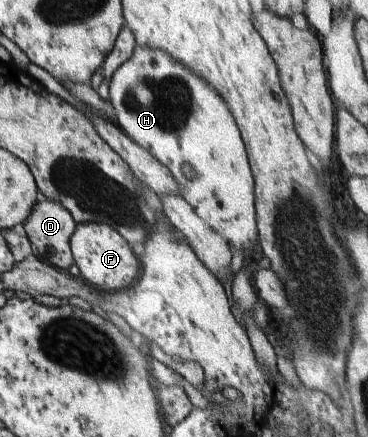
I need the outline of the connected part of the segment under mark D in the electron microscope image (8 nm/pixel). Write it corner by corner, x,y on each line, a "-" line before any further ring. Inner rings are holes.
49,199
36,202
30,215
23,221
23,226
27,238
31,241
32,255
44,260
47,264
58,267
58,269
68,269
75,263
71,252
70,238
77,223
72,214
60,202

